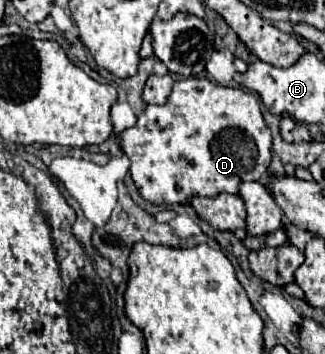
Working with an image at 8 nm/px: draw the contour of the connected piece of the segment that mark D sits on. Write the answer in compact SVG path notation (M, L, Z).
M190 76L190 78L182 78L174 84L172 88L172 94L168 96L166 104L162 106L146 106L144 112L138 116L138 122L124 130L120 134L120 146L124 150L124 154L130 158L130 174L134 178L134 184L138 188L138 192L142 194L144 200L152 202L152 204L184 204L188 202L192 196L216 196L216 194L222 194L222 192L228 192L228 194L238 194L238 186L242 182L248 182L248 180L260 180L268 166L270 166L270 160L272 160L272 136L270 136L270 130L262 118L262 110L260 110L260 102L256 98L254 92L248 92L248 90L242 90L242 88L230 88L230 86L220 86L220 84L214 84L210 82L208 78L196 78L196 76Z

